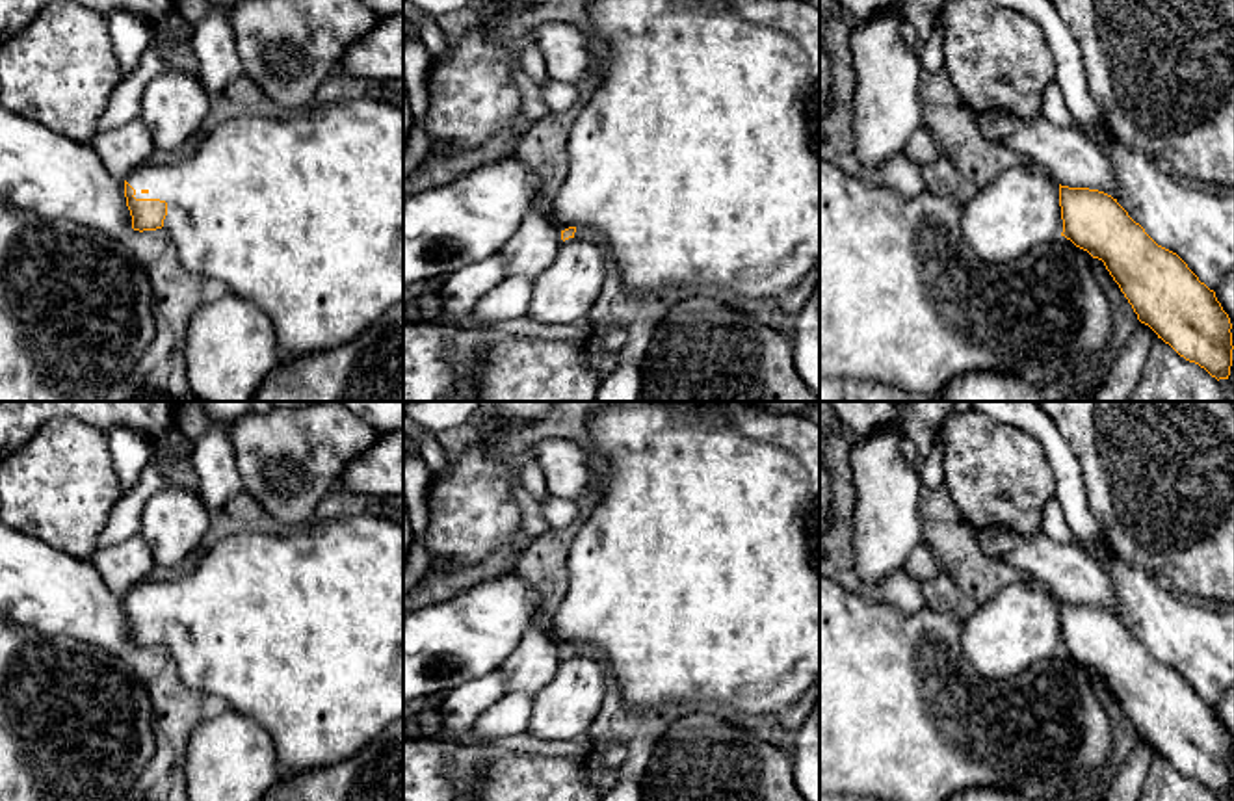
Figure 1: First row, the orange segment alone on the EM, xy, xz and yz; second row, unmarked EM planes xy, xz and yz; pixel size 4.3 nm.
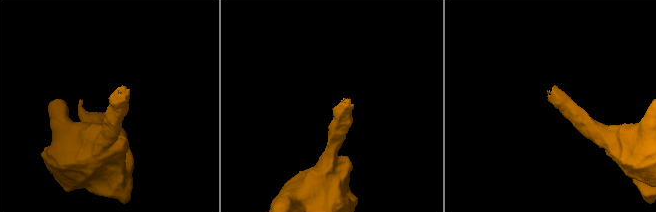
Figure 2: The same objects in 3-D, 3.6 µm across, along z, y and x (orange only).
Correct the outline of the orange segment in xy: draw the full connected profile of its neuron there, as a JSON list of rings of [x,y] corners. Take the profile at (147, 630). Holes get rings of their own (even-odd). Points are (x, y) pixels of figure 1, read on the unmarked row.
[[[348,515],[294,530],[277,528],[271,533],[249,526],[208,548],[191,572],[167,582],[152,578],[139,582],[125,597],[125,613],[134,647],[164,645],[175,660],[186,686],[203,695],[225,699],[229,708],[255,719],[269,732],[275,742],[277,762],[282,775],[344,760],[361,751],[390,723],[403,717],[403,526],[383,517]]]

